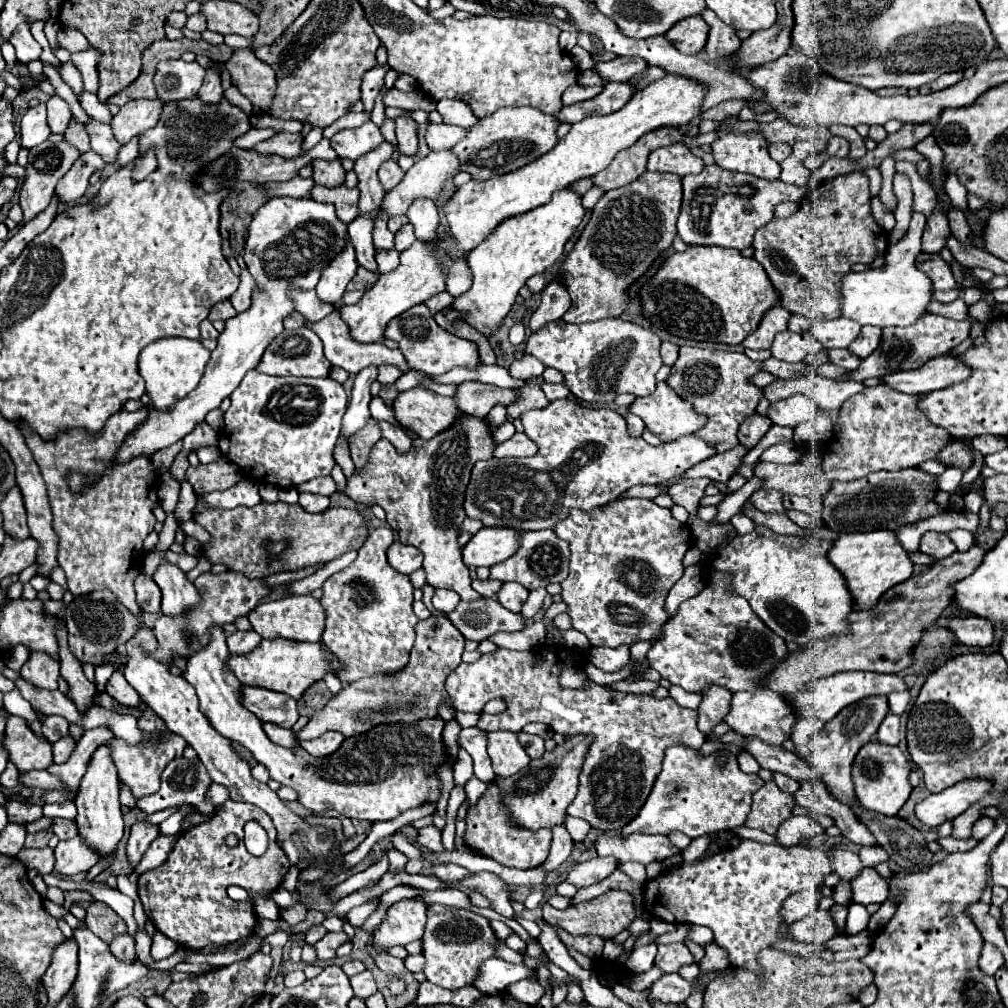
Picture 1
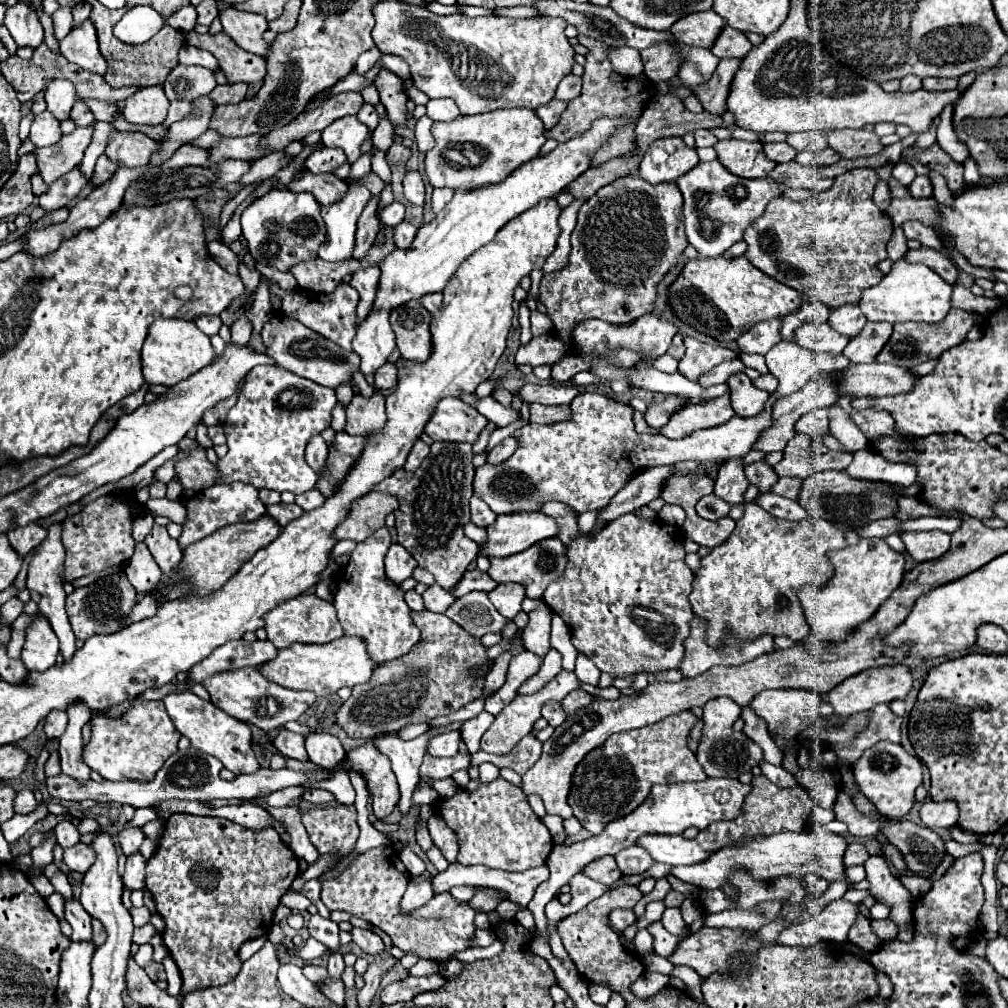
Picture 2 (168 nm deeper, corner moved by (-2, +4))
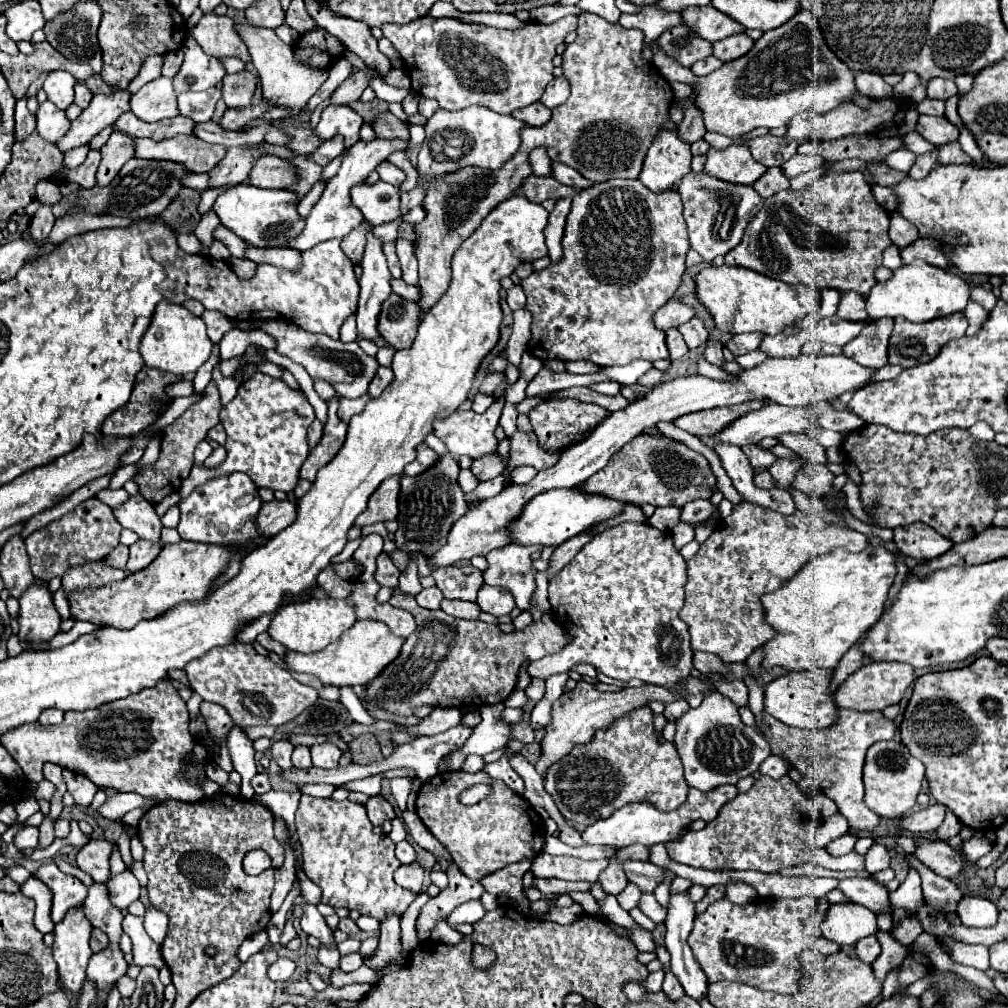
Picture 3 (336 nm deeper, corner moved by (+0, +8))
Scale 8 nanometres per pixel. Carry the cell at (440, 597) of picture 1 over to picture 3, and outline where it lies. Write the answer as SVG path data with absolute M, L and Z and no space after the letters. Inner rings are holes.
M430 587L430 589L422 589L416 595L418 605L426 607L426 609L440 609L440 601L442 601L442 593L438 587Z

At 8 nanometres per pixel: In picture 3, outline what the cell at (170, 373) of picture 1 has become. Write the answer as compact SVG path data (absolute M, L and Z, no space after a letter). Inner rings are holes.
M166 299L160 301L160 305L152 317L152 323L140 341L140 353L144 357L144 363L148 367L168 371L174 375L186 375L186 373L198 371L198 367L210 359L212 347L214 347L214 343L206 335L204 321L200 317L192 315L186 307L168 303Z

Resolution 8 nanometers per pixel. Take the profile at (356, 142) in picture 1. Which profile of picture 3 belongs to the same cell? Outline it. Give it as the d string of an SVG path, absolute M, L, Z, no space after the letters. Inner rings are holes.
M328 105L322 111L320 123L316 127L316 133L322 141L332 139L334 135L342 135L346 147L352 147L360 137L358 131L362 127L364 119L350 107L336 107L336 105Z

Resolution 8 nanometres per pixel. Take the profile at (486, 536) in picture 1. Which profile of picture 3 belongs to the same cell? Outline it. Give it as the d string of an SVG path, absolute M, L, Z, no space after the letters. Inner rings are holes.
M550 489L540 495L536 495L532 501L528 501L520 513L510 523L510 541L518 545L550 545L558 547L560 543L568 541L570 537L590 529L592 525L598 525L622 511L624 503L604 497L604 495L592 495L592 493L580 493L574 489Z

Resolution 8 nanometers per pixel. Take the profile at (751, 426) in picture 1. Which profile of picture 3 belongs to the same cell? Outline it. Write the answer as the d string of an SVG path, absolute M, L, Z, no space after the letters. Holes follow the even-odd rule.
M708 339L708 347L704 351L704 357L712 363L712 365L718 365L722 367L724 365L724 355L722 355L722 345L720 343L714 343L712 339Z

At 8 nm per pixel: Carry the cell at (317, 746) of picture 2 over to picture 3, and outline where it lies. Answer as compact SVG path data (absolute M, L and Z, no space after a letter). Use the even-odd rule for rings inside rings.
M322 743L322 745L312 745L312 763L314 767L322 767L322 769L332 769L338 765L340 761L340 749L332 743Z

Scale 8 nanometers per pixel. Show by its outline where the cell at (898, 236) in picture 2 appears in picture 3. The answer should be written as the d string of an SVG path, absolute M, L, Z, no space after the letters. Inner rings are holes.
M890 245L886 251L884 251L884 265L888 269L898 269L902 265L902 259L900 259L900 249L896 245Z

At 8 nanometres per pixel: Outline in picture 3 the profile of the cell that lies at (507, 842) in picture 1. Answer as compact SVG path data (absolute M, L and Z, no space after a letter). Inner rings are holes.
M482 771L438 773L432 777L432 781L422 785L416 799L416 813L428 831L448 849L452 861L456 861L456 865L460 865L460 869L464 869L464 873L476 881L482 881L506 865L518 863L522 859L534 859L542 853L546 839L542 817L504 781L488 779L488 775ZM478 783L488 783L492 793L476 805L460 803L460 795Z

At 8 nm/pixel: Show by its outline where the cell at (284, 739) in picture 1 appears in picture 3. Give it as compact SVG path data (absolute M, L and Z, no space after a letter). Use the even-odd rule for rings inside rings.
M296 745L296 747L294 747L294 753L292 753L292 763L294 763L298 769L308 769L308 767L312 767L310 749L304 747L304 745Z

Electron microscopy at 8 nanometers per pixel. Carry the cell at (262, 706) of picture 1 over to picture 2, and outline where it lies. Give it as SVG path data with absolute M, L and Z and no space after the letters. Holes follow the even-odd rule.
M258 667L232 669L230 673L216 673L214 677L208 677L206 681L202 681L202 685L210 693L210 701L218 705L218 709L262 731L282 727L288 721L296 721L316 701L314 693L294 691L282 685L274 685L272 681L262 677L262 673L258 673Z

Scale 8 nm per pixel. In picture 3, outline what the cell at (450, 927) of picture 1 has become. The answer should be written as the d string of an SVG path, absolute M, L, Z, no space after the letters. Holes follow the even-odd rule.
M302 795L296 811L296 829L306 839L302 843L304 871L322 889L320 903L354 909L360 915L384 921L390 915L400 917L416 899L416 893L396 885L394 871L400 867L400 861L394 855L394 843L390 837L374 835L374 825L364 805L348 799L332 801Z

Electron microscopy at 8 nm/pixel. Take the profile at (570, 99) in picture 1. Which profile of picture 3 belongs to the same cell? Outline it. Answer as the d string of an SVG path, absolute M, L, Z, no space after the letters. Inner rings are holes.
M560 75L548 83L548 89L544 91L540 101L544 105L548 105L550 109L554 109L554 107L562 105L568 99L568 95L570 95L570 83L568 83L568 79L564 79L564 75Z

